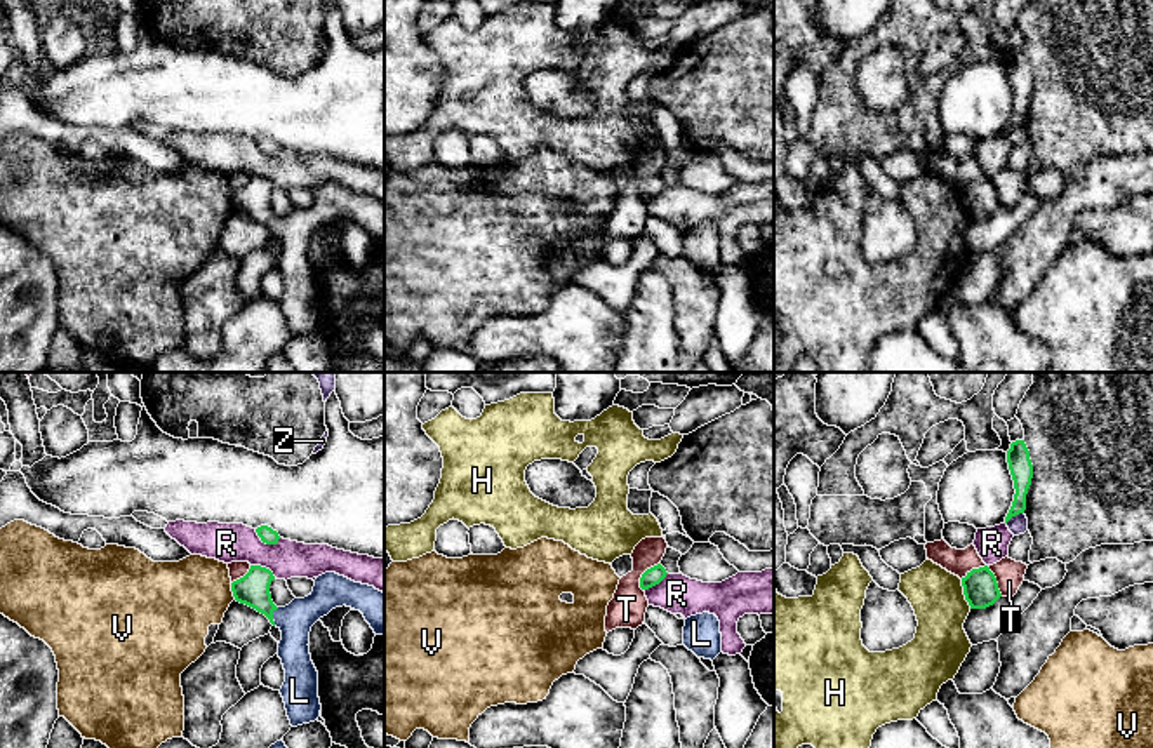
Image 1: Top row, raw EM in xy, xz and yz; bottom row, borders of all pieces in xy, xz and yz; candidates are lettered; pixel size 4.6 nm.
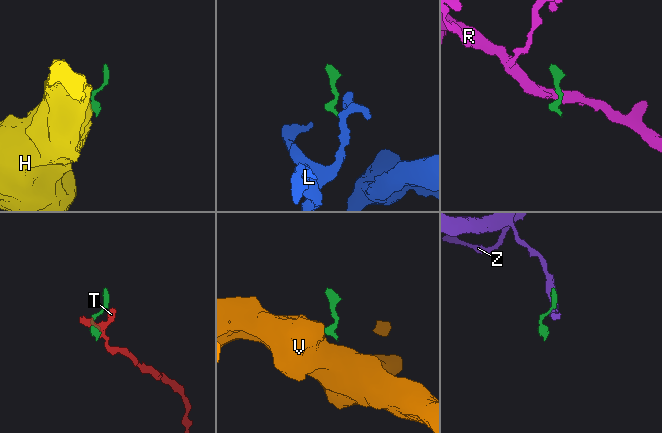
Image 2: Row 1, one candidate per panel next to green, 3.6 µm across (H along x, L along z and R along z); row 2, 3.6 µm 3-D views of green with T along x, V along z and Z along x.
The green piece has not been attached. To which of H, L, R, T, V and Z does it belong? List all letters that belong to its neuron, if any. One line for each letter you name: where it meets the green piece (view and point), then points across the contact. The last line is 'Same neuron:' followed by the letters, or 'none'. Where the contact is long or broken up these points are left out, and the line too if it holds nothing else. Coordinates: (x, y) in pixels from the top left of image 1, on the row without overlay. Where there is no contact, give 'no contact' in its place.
L: contact xy (272, 227); way xy (253, 200), (272, 227), (294, 230)
Same neuron: L

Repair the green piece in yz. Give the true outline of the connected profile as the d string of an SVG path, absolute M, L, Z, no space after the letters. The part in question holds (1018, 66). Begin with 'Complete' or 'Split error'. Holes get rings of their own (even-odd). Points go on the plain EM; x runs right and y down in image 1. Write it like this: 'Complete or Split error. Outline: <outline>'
Complete. Outline: M1016 50L1010 54L1010 59L1007 61L1007 73L1014 90L1016 104L1005 127L1005 134L1026 120L1026 104L1033 89L1033 75L1024 50Z

